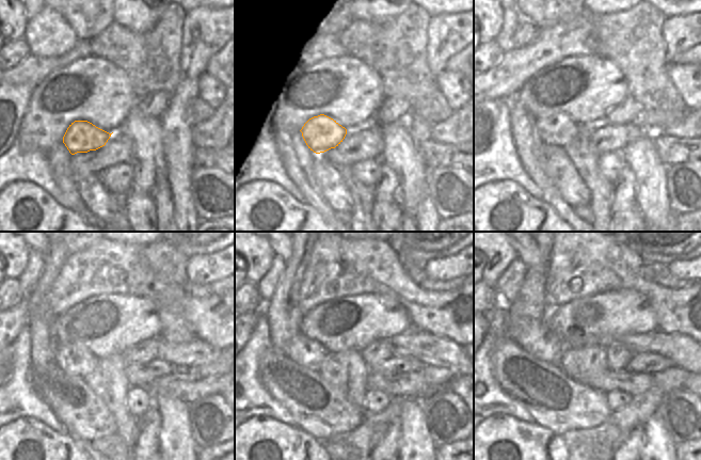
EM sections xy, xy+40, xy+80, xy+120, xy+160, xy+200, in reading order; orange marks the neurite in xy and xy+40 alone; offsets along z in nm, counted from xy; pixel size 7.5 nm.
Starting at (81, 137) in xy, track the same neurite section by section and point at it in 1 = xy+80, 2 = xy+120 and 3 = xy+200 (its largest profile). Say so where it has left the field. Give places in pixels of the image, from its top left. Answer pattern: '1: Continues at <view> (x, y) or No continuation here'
1: Continues at xy+80 (559, 129)
2: Continues at xy+120 (75, 360)
3: Continues at xy+200 (537, 339).

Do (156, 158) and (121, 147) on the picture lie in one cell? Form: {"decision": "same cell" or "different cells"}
{"decision": "different cells"}

